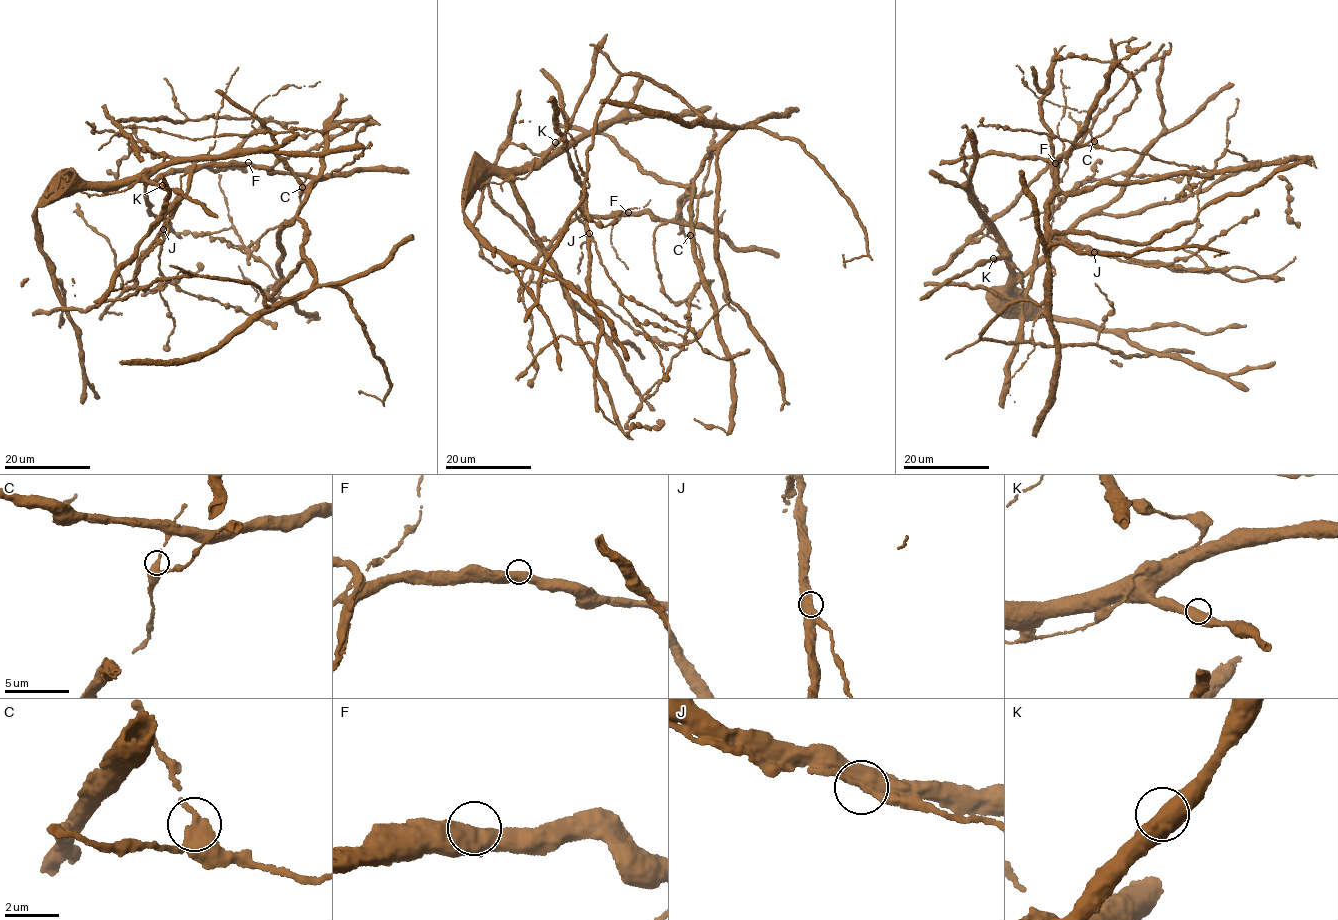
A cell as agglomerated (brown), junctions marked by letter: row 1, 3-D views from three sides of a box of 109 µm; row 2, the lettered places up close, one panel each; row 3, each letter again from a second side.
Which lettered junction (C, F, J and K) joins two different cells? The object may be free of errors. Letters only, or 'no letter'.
no letter

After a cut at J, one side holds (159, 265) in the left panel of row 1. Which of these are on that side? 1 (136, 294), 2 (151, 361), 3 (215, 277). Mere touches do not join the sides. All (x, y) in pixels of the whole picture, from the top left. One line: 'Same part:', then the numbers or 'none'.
Same part: none

